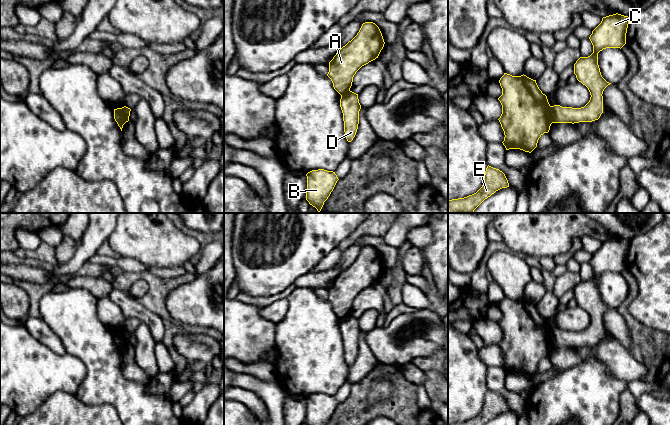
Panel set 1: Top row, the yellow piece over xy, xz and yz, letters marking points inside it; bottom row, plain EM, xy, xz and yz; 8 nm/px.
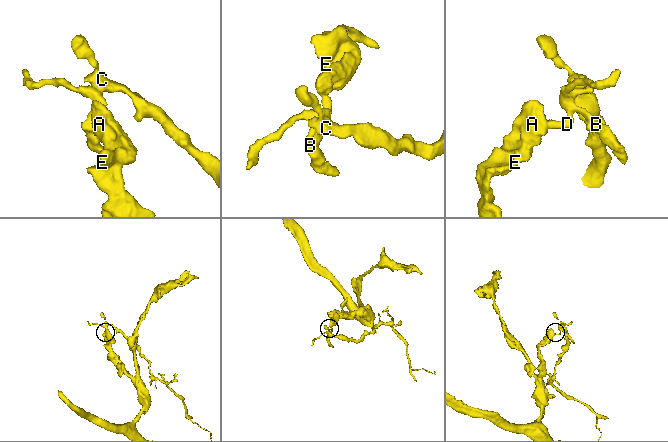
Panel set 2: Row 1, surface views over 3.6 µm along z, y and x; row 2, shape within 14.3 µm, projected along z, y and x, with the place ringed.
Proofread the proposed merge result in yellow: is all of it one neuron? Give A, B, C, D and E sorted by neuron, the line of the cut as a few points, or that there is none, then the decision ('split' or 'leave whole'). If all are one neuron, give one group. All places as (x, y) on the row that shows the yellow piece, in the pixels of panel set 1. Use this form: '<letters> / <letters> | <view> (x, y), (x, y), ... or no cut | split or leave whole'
A E / B C D | yz (550, 106), (550, 120), (552, 122) | split

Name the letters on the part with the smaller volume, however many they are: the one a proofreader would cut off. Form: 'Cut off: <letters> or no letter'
Cut off: B, C, D

